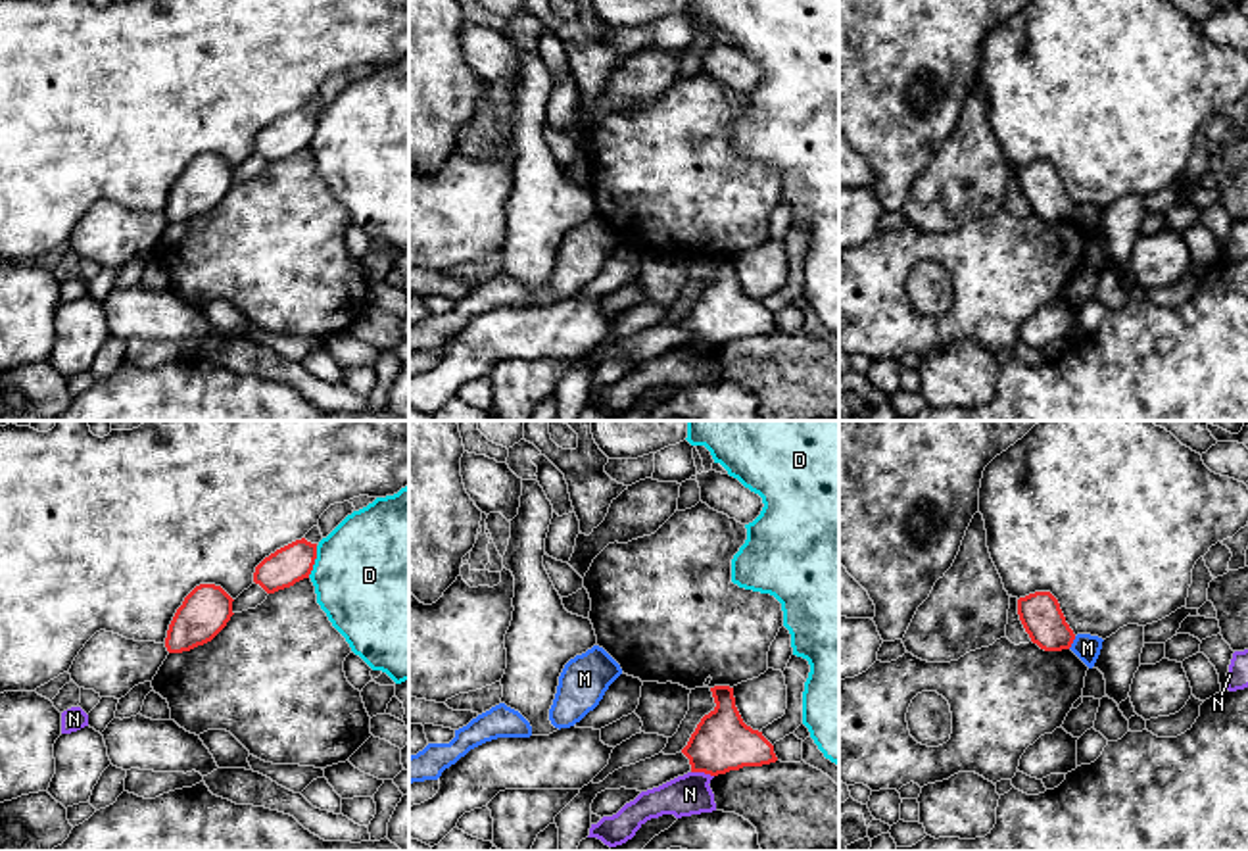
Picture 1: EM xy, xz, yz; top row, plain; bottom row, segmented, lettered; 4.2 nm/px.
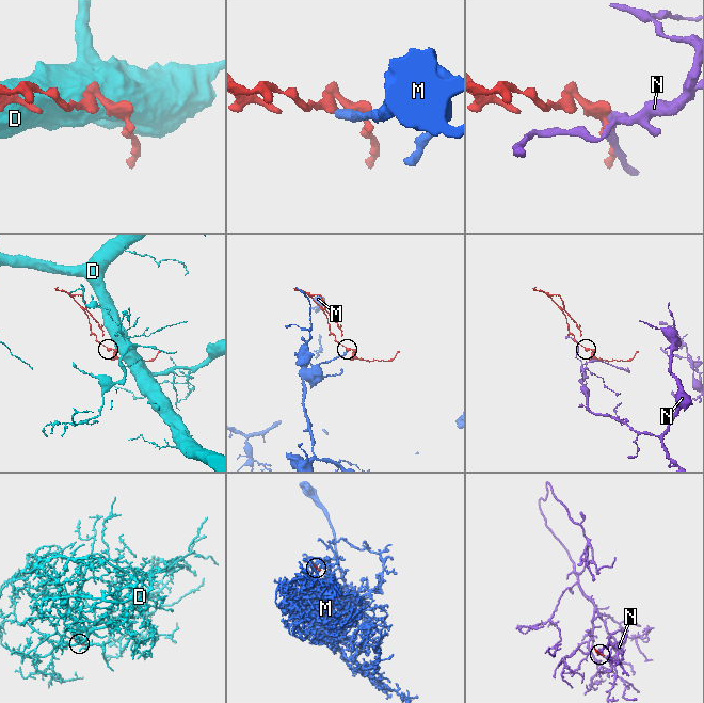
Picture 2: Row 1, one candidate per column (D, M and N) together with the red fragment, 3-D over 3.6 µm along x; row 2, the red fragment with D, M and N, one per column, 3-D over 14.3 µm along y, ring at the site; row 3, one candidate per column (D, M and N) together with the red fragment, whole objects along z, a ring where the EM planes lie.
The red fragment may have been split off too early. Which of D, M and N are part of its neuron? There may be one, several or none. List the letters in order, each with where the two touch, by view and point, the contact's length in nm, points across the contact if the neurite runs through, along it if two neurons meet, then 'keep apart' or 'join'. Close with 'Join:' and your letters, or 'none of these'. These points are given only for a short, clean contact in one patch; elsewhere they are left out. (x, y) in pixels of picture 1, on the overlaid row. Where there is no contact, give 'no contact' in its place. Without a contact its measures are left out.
D: contact xy (313, 561); length 140 nm; border xy (317, 546), (317, 558), (308, 577); keep apart
M: contact yz (1072, 642); length 70 nm; border yz (1076, 636), (1068, 648); keep apart
N: contact xz (703, 771); length 100 nm; keep apart
Join: none of these

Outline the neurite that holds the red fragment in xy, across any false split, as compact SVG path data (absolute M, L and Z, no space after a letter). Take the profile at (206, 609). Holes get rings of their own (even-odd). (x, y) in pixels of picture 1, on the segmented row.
M196 586L169 624L165 638L167 651L182 653L211 642L234 615L232 601L221 586Z

